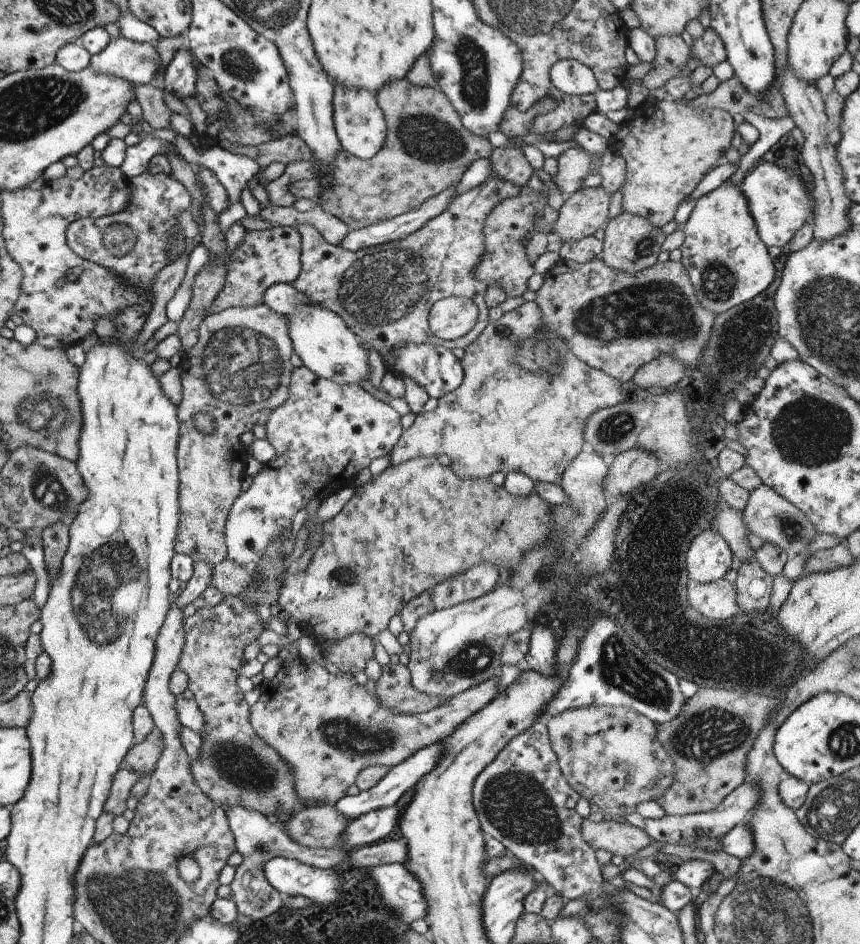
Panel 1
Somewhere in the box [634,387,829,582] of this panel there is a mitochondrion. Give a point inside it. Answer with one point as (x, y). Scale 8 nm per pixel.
(793, 530)

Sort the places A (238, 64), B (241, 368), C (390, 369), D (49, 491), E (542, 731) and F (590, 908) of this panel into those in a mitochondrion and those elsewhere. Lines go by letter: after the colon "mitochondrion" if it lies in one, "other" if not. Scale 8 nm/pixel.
A: mitochondrion
B: mitochondrion
C: other
D: mitochondrion
E: other
F: other

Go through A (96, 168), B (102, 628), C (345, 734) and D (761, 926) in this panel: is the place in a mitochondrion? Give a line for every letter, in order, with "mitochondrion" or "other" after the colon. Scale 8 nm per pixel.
A: other
B: mitochondrion
C: mitochondrion
D: mitochondrion

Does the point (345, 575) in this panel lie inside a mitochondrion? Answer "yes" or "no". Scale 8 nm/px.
yes

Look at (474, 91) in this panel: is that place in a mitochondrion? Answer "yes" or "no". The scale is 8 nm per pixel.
yes

